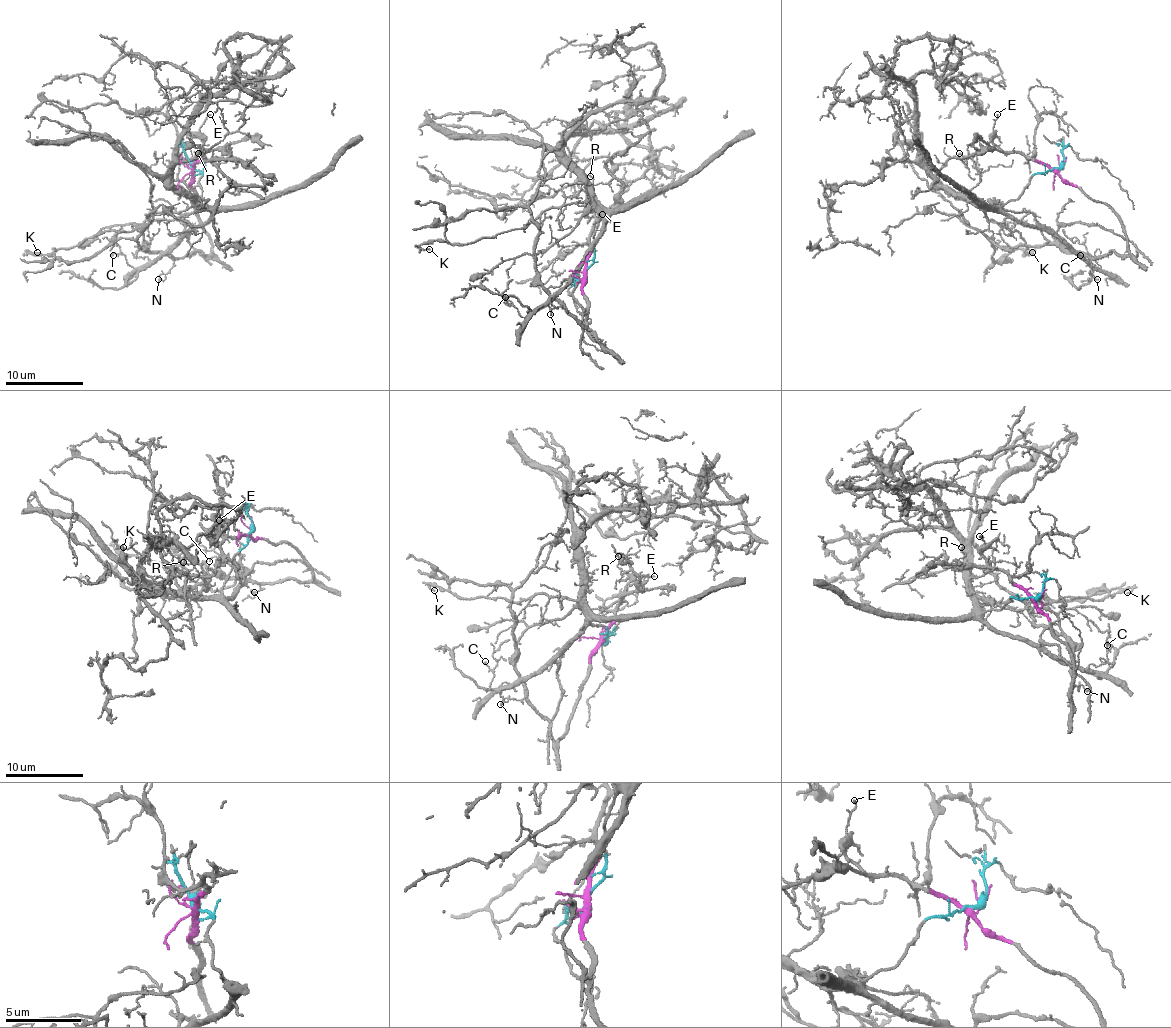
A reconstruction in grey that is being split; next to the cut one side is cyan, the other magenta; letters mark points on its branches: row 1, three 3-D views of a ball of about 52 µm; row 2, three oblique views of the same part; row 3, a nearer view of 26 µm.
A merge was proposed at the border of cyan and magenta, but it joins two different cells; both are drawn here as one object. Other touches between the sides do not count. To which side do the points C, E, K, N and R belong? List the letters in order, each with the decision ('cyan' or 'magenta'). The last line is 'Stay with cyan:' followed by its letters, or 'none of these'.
C: cyan
E: magenta
K: cyan
N: magenta
R: magenta
Stay with cyan: C, K

